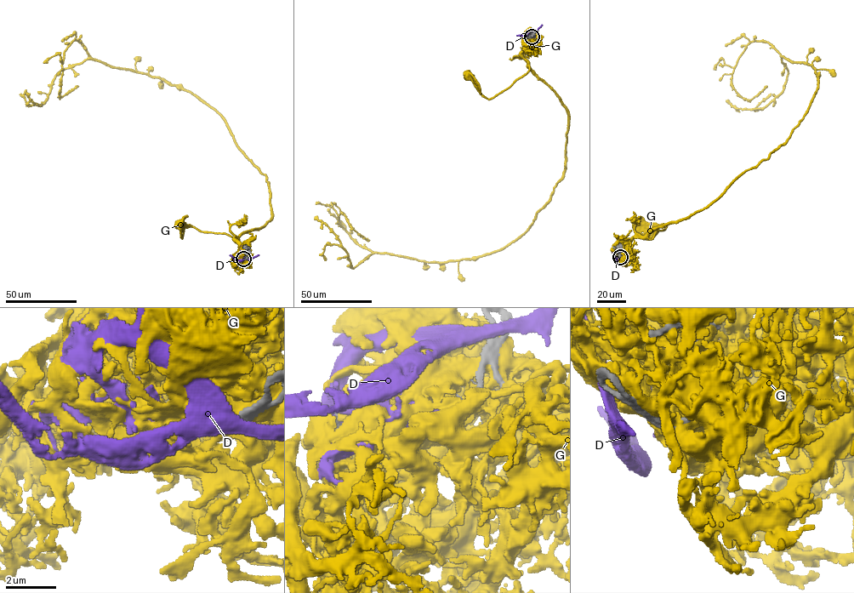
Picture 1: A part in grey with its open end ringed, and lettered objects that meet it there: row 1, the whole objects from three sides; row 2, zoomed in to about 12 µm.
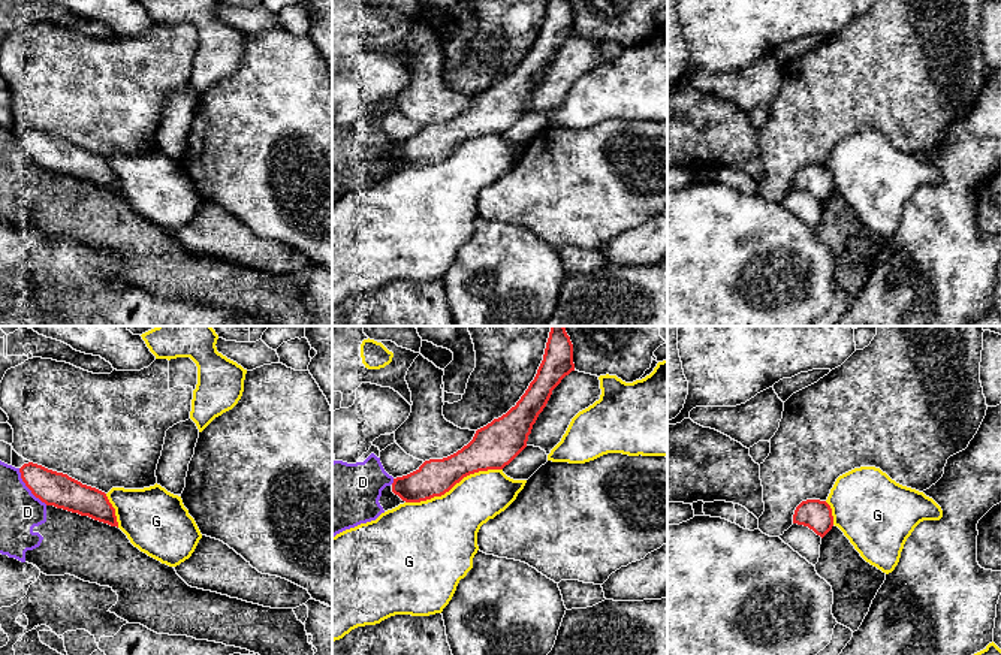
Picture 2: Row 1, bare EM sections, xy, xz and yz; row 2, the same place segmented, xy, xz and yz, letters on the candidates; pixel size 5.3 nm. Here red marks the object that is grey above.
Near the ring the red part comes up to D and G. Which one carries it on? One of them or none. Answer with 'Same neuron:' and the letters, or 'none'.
Same neuron: none

